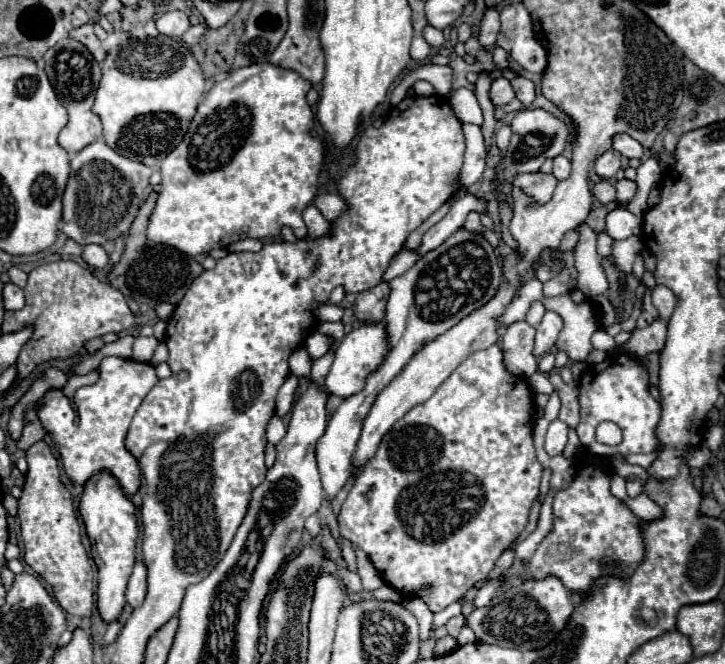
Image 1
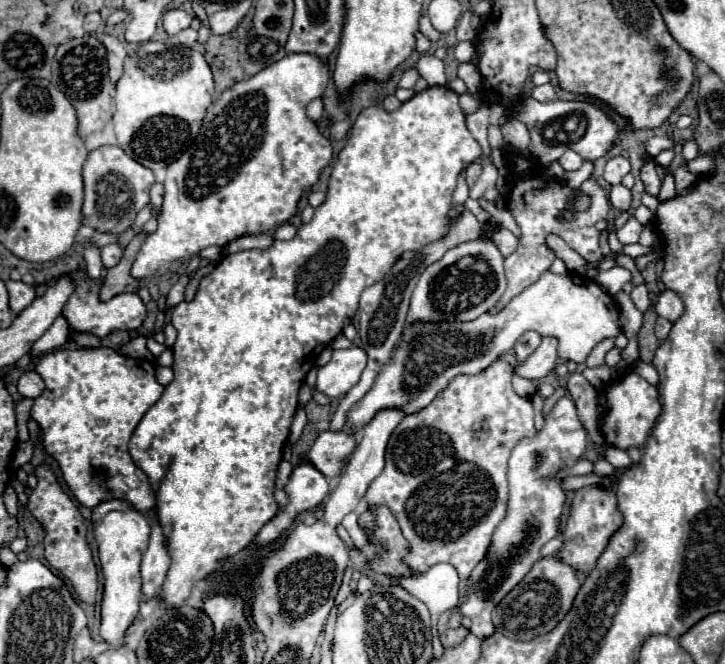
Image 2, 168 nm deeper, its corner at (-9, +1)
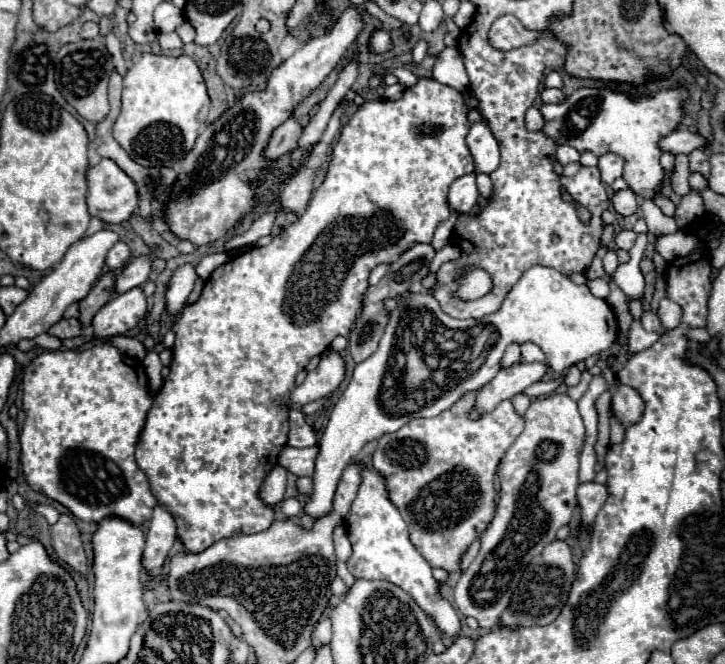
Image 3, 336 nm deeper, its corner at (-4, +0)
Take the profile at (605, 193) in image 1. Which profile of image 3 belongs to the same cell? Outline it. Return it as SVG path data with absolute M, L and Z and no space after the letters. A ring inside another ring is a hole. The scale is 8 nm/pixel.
M624 189L624 191L616 191L614 197L612 197L612 207L616 209L616 213L620 215L632 215L638 207L636 203L636 195L630 191L630 189Z

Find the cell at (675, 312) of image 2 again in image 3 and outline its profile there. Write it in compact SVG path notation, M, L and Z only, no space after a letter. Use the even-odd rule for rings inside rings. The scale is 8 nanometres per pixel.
M664 297L660 301L660 307L658 307L658 317L660 317L664 329L674 329L682 319L682 309L678 303Z

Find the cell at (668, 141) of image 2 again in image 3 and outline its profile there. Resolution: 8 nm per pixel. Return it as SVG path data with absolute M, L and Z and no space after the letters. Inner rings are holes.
M674 131L674 133L670 133L670 135L666 135L666 137L662 137L662 141L658 143L658 147L662 149L662 151L668 151L668 153L672 153L672 155L678 155L678 153L690 153L690 151L694 151L694 149L702 149L706 145L706 139L704 137L700 137L698 133L690 133L690 131Z

